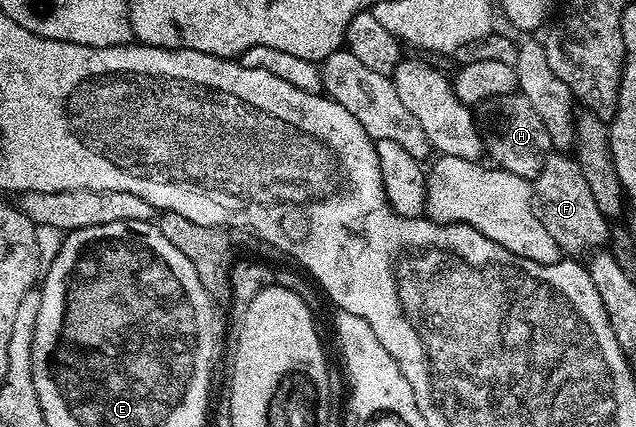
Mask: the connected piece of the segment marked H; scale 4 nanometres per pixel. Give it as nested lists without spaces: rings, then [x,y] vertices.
[[[522,93],[483,100],[477,107],[477,122],[486,154],[489,159],[491,155],[490,162],[494,166],[530,181],[538,177],[543,162],[552,154],[553,148],[549,129],[545,129],[545,121],[537,117],[537,109],[529,105],[529,101]]]

